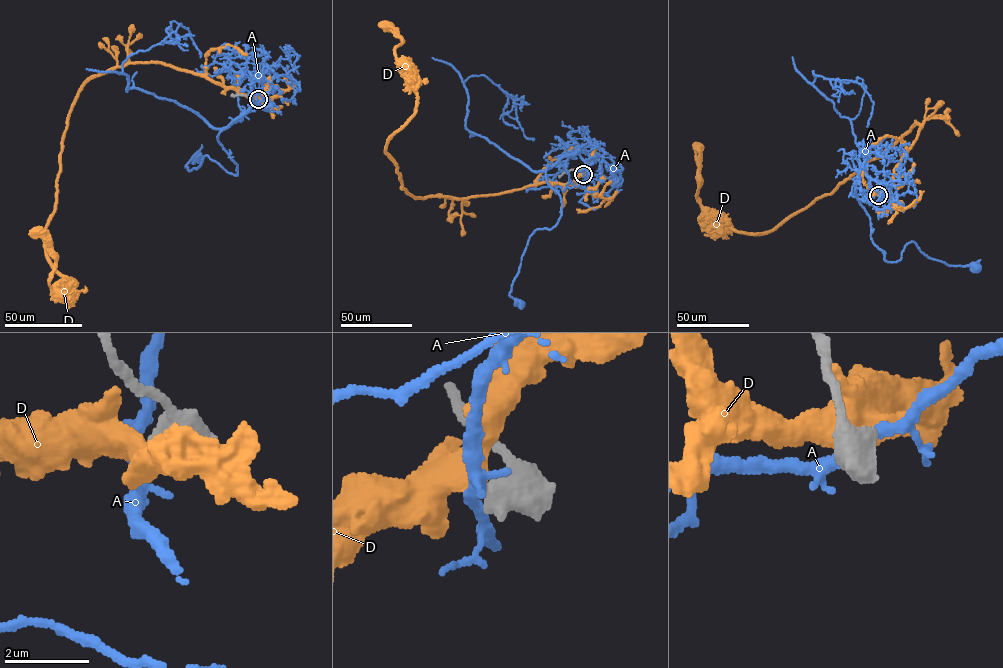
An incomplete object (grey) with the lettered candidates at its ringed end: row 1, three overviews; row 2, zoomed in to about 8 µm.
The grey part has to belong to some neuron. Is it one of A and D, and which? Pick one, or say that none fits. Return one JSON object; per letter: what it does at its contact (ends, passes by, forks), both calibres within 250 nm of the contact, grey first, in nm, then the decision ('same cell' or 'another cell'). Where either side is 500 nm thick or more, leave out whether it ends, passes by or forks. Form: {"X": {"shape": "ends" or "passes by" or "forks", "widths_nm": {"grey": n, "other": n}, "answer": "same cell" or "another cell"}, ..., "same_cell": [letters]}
{"A": {"widths_nm": {"grey": 650, "other": 320}, "answer": "same cell"}, "D": {"widths_nm": {"grey": 750, "other": 400}, "answer": "another cell"}, "same_cell": ["A"]}

